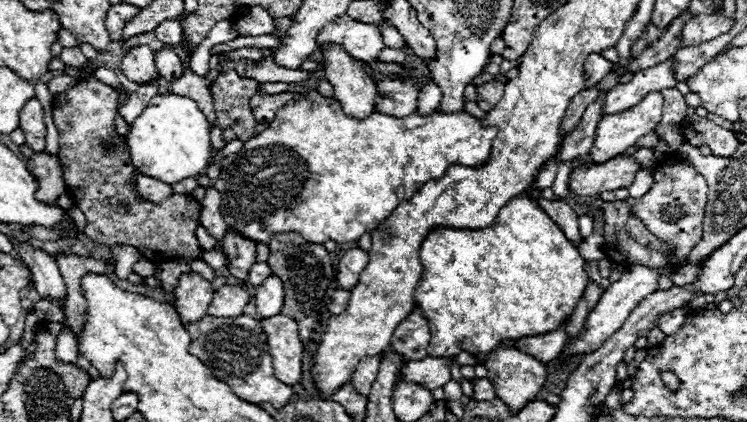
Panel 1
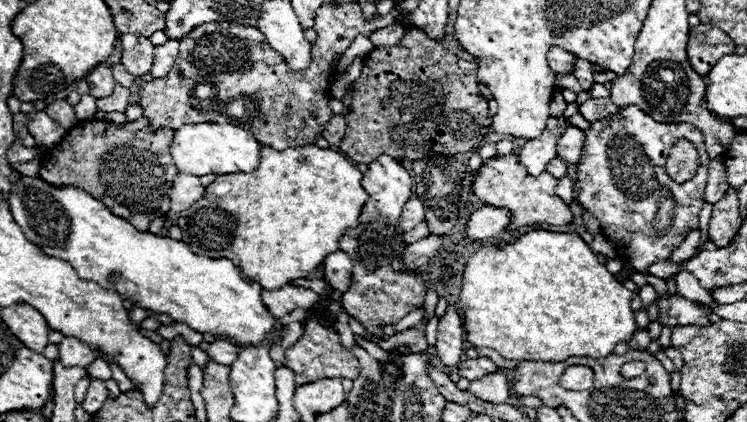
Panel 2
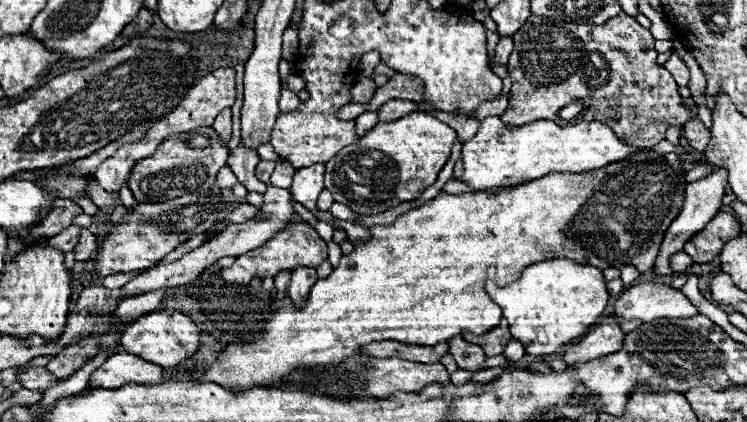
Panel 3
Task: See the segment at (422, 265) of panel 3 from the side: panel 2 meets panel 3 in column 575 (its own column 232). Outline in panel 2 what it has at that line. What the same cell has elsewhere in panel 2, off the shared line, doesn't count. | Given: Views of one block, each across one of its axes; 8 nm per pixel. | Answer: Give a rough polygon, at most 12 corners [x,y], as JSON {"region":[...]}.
{"region":[[262,146],[176,226],[278,290],[358,226],[344,154]]}

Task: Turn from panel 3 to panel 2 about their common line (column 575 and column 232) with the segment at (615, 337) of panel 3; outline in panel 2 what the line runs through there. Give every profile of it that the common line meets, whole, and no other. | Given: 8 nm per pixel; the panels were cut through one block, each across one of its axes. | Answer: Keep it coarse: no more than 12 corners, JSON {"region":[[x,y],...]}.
{"region":[[226,340],[210,344],[212,362],[230,366],[238,358],[238,346]]}

